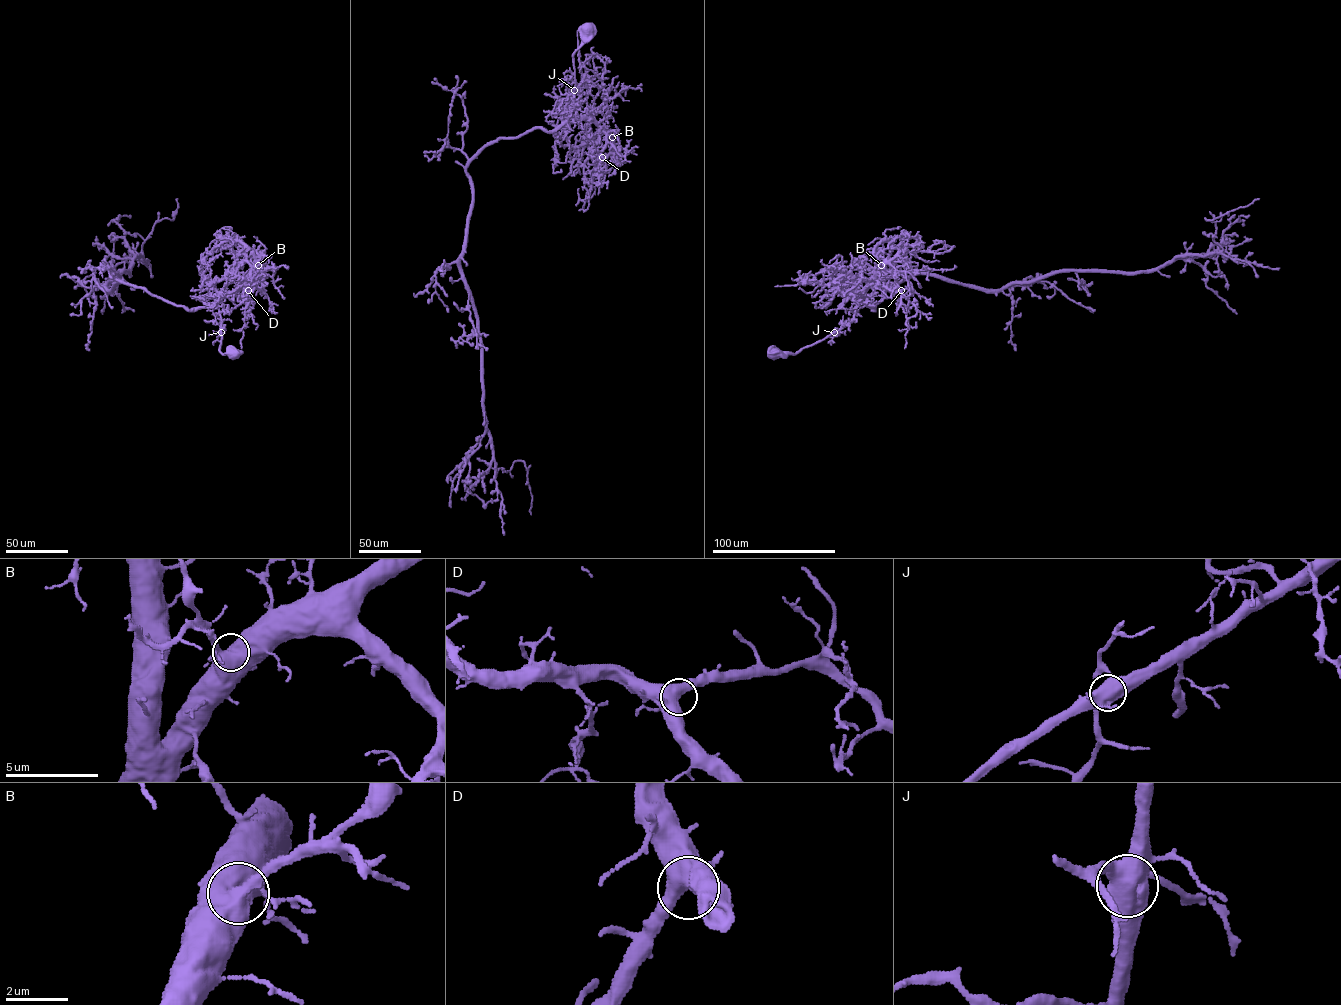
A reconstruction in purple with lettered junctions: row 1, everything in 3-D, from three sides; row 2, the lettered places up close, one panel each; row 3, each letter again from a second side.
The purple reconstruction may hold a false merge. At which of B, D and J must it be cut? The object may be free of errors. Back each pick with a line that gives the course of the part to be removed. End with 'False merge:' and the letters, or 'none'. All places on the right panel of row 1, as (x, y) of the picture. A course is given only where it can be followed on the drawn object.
False merge: none

